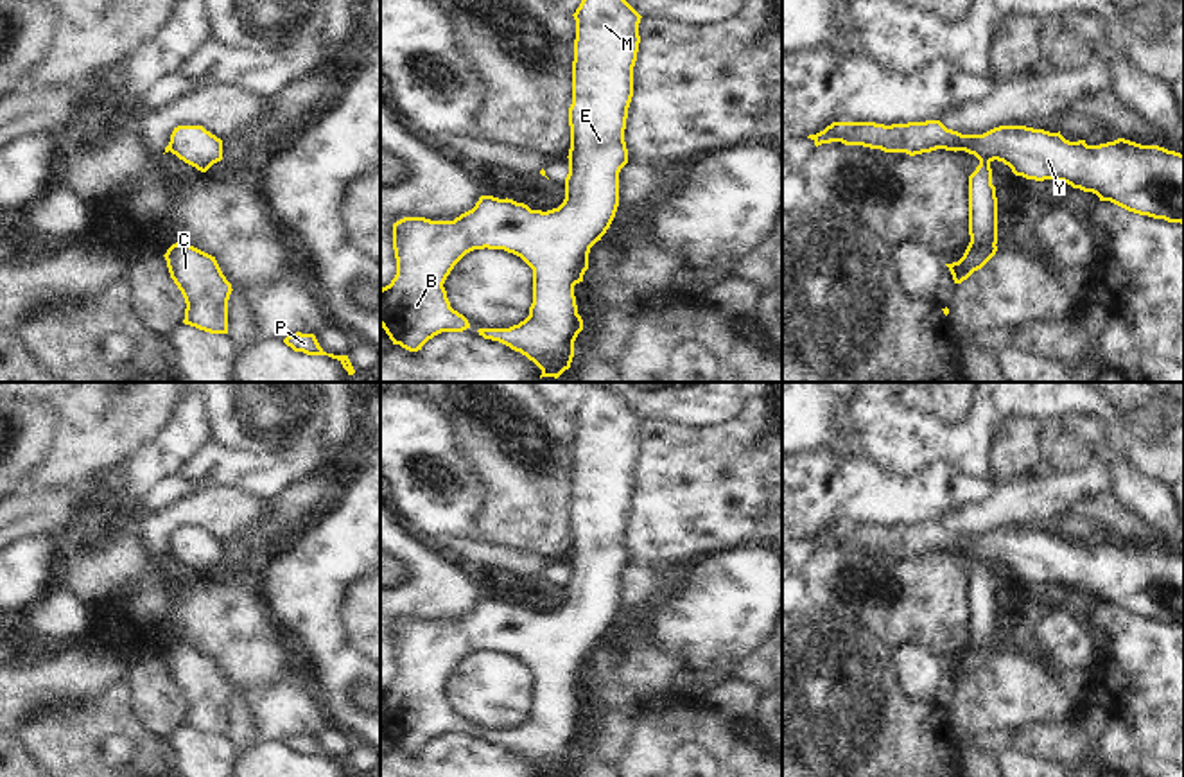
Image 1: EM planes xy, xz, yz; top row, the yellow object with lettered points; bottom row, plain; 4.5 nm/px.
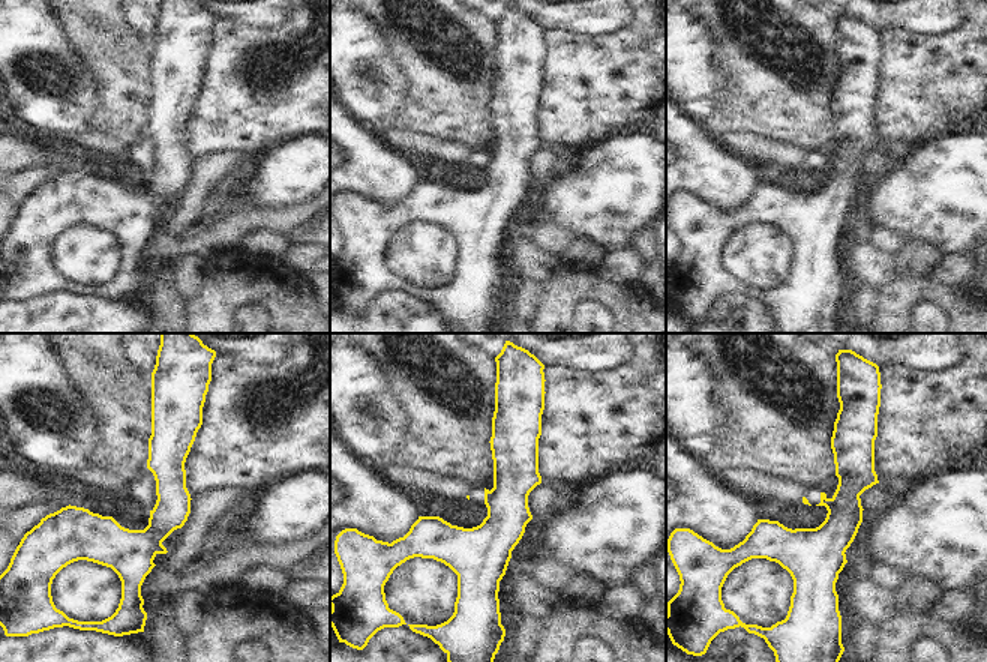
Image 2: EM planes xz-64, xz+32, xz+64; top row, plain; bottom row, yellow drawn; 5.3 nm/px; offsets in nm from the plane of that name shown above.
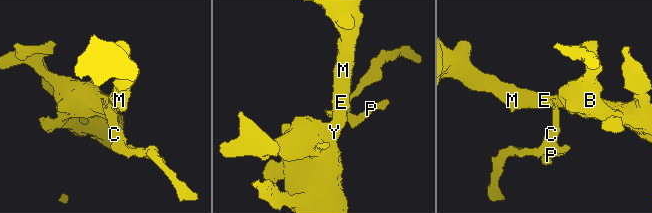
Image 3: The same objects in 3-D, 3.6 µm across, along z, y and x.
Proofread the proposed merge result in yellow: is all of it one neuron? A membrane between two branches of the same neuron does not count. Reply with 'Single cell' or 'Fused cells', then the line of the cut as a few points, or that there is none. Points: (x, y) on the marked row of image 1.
Fused cells. Split along yz (978, 157), (989, 165)

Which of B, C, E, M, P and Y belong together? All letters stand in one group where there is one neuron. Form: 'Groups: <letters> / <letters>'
Groups: B E M Y / C P

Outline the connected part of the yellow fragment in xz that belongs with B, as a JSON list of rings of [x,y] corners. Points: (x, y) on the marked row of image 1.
[[[581,0],[576,20],[572,61],[572,104],[569,108],[572,176],[558,208],[531,210],[513,199],[481,196],[475,206],[454,221],[404,217],[393,224],[396,275],[380,289],[380,327],[393,345],[409,352],[441,332],[463,332],[468,319],[450,307],[443,287],[454,266],[474,249],[504,249],[533,269],[529,316],[509,328],[479,328],[484,339],[499,341],[533,361],[542,377],[558,379],[570,368],[574,341],[583,330],[574,285],[588,269],[590,248],[610,228],[619,206],[619,172],[628,163],[624,129],[633,97],[633,66],[639,52],[640,14],[626,0]]]

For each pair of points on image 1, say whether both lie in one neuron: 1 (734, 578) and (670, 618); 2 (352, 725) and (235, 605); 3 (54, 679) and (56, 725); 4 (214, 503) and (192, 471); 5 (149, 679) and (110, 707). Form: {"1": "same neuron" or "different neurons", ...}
{"1": "same neuron", "2": "different neurons", "3": "different neurons", "4": "different neurons", "5": "different neurons"}

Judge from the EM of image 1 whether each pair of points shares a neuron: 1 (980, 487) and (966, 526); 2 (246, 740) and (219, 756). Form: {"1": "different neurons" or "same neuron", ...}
{"1": "different neurons", "2": "different neurons"}

